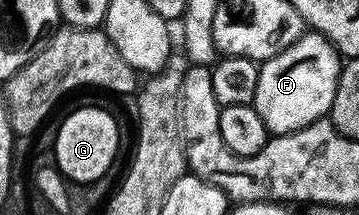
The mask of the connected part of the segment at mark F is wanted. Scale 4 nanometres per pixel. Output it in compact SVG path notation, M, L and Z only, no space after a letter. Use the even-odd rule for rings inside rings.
M305 33L296 43L289 43L272 59L259 64L255 109L266 129L276 137L317 123L331 112L338 85L341 56L332 42L319 33Z

